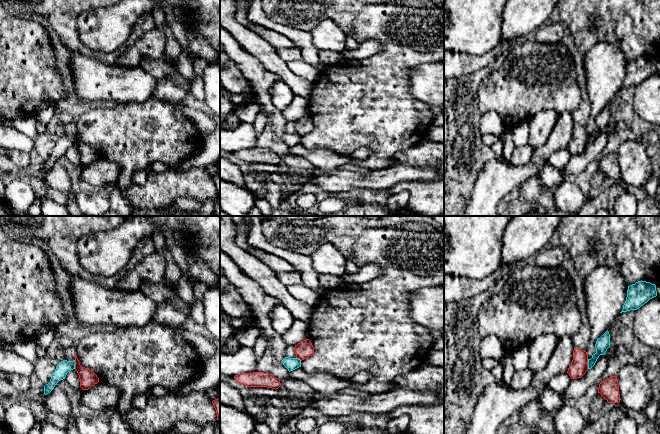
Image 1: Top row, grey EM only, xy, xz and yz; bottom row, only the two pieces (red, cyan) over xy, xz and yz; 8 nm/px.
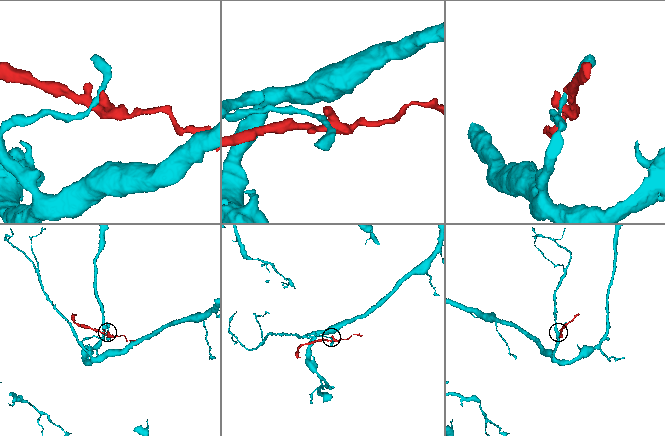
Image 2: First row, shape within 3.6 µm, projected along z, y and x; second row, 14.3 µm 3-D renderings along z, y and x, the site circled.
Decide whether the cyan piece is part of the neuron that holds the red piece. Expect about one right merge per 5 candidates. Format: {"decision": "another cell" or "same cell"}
{"decision": "another cell"}

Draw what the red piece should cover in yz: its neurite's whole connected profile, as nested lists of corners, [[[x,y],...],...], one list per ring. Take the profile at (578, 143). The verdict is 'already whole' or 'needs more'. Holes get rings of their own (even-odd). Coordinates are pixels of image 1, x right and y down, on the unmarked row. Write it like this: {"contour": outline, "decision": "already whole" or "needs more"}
{"contour": [[[574,124],[573,136],[567,147],[571,155],[581,154],[588,146],[587,139],[588,139],[587,128],[578,124]]], "decision": "already whole"}

